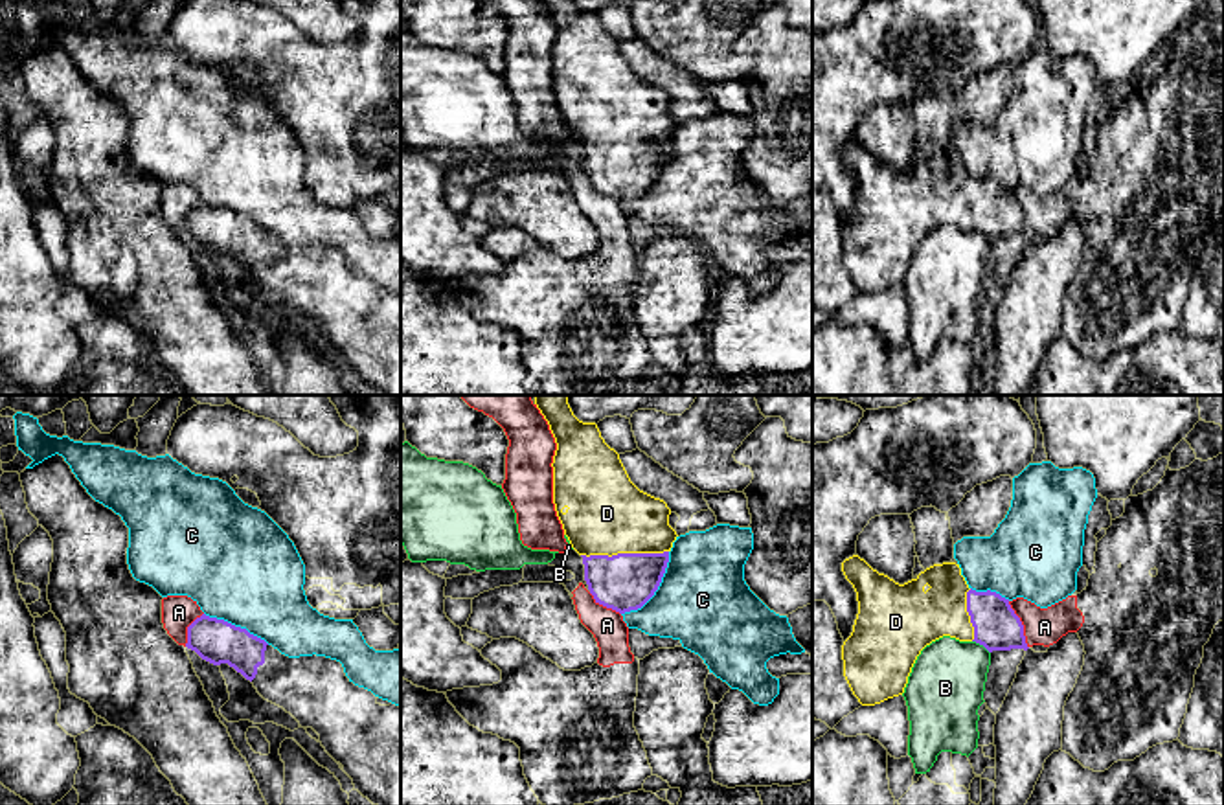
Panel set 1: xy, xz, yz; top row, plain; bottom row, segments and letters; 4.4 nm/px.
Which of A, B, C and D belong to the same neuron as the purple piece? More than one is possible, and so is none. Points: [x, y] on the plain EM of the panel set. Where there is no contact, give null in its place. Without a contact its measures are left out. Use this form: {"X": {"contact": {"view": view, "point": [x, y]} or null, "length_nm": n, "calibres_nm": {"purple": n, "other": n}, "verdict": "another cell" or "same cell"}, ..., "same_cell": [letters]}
{"A": {"contact": {"view": "yz", "point": [1022, 214]}, "length_nm": 220, "calibres_nm": {"purple": 200, "other": 160}, "verdict": "another cell"}, "B": {"contact": {"view": "yz", "point": [982, 232]}, "length_nm": 100, "calibres_nm": {"purple": 200, "other": 340}, "verdict": "another cell"}, "C": {"contact": {"view": "xz", "point": [657, 177]}, "length_nm": 360, "calibres_nm": {"purple": 260, "other": 400}, "verdict": "another cell"}, "D": {"contact": {"view": "xz", "point": [623, 142]}, "length_nm": 380, "calibres_nm": {"purple": 260, "other": 360}, "verdict": "same cell"}, "same_cell": ["D"]}

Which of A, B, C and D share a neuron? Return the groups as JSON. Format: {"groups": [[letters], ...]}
{"groups": [["A"], ["B"], ["C"], ["D"]]}

